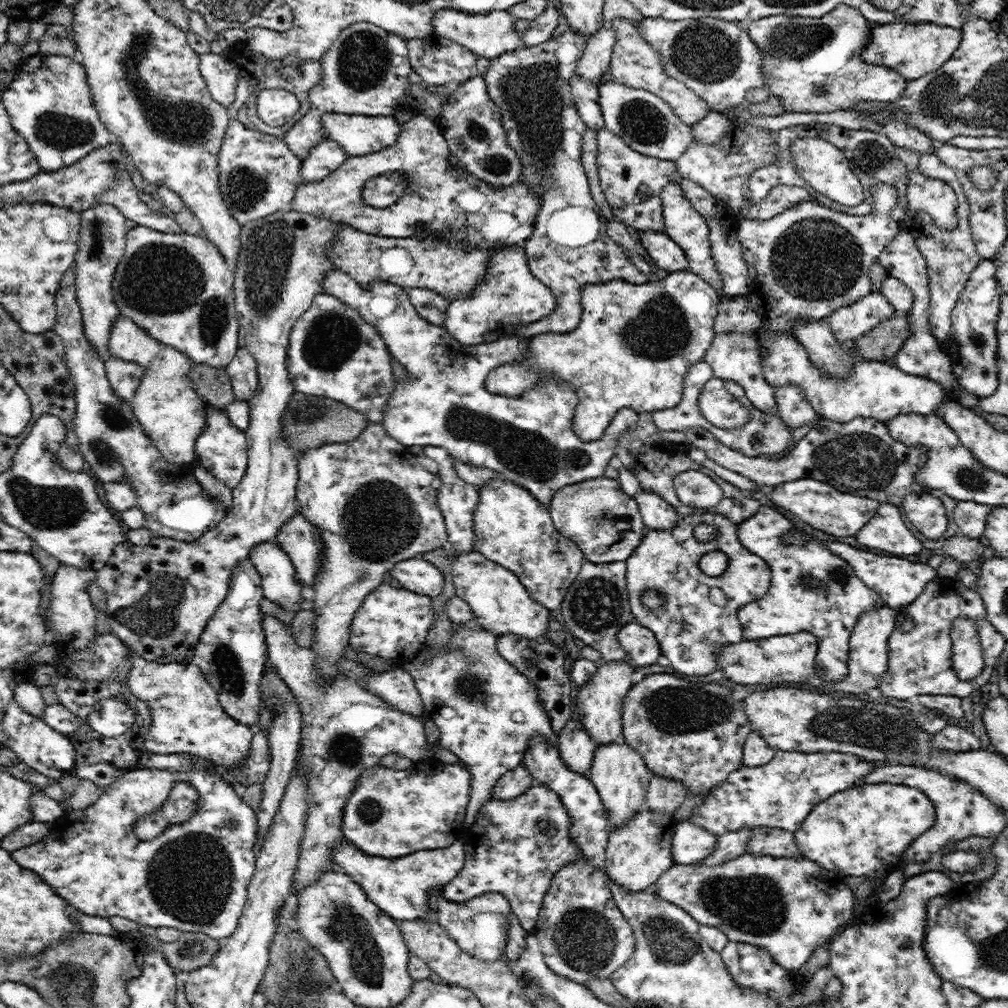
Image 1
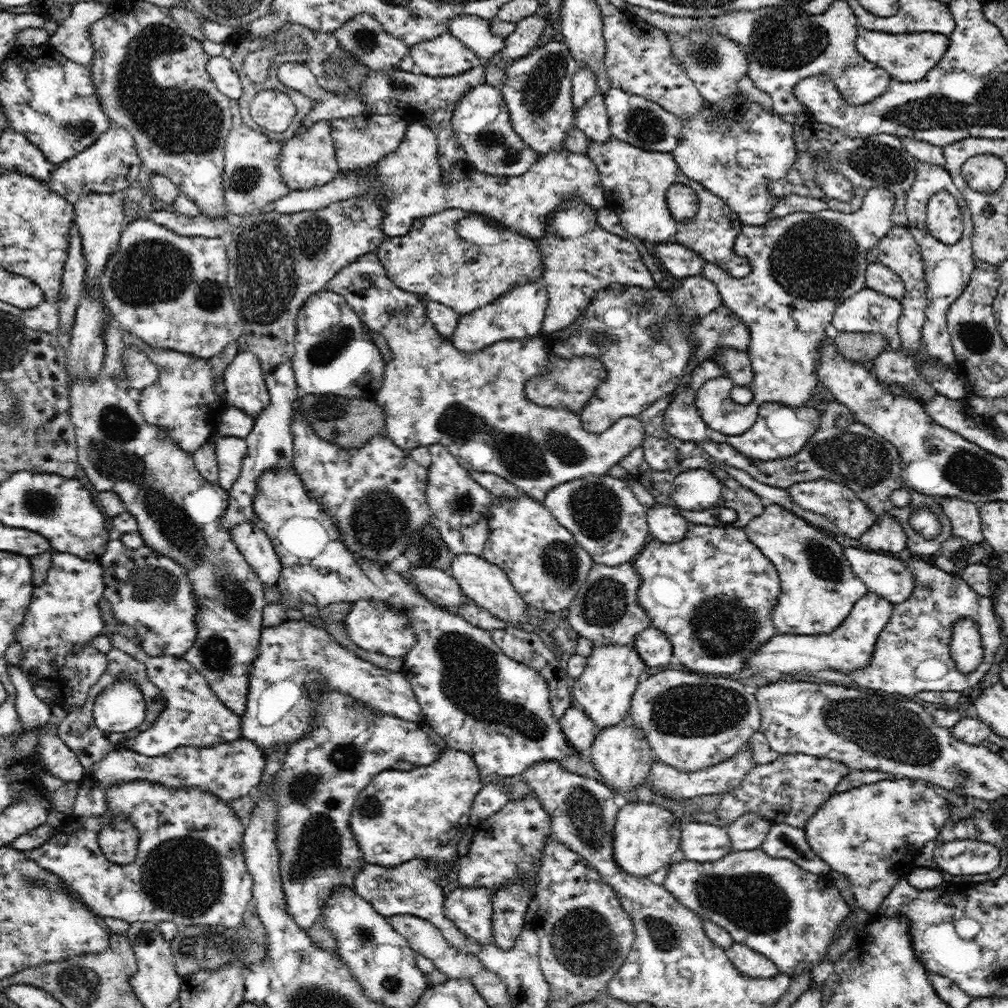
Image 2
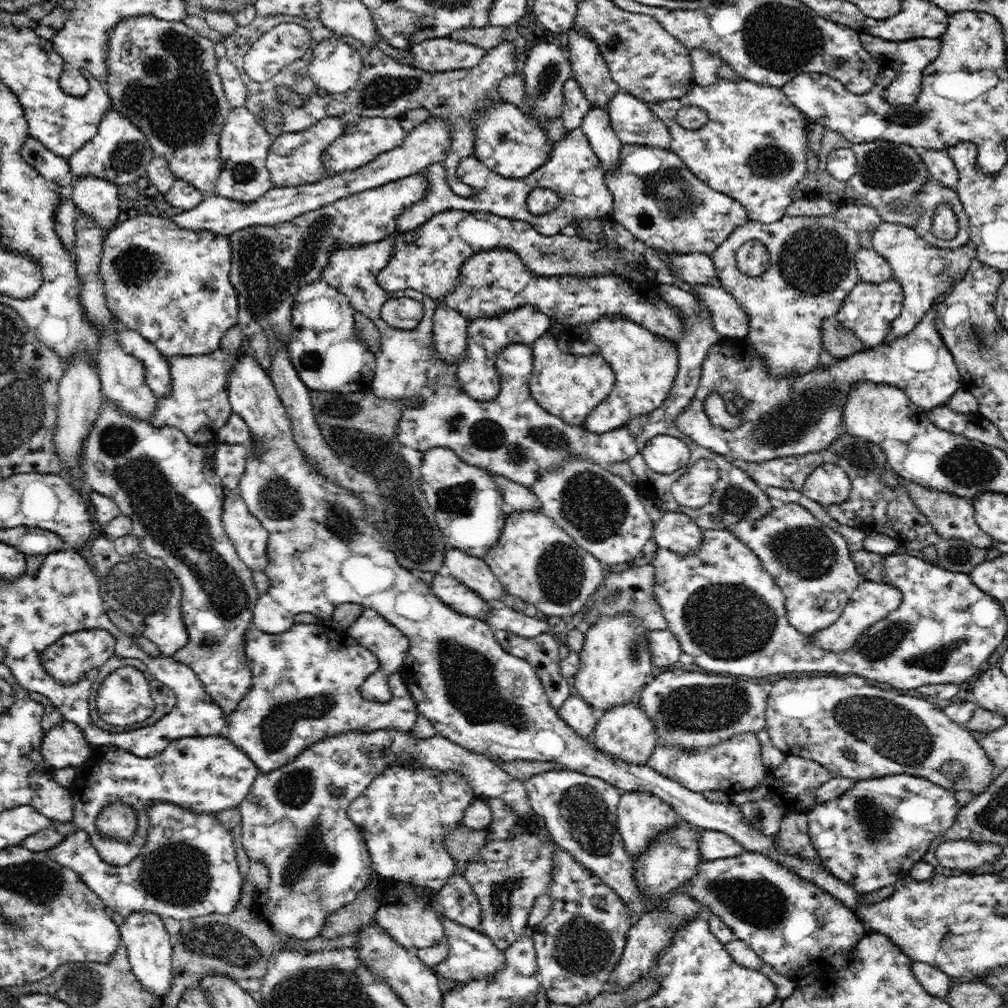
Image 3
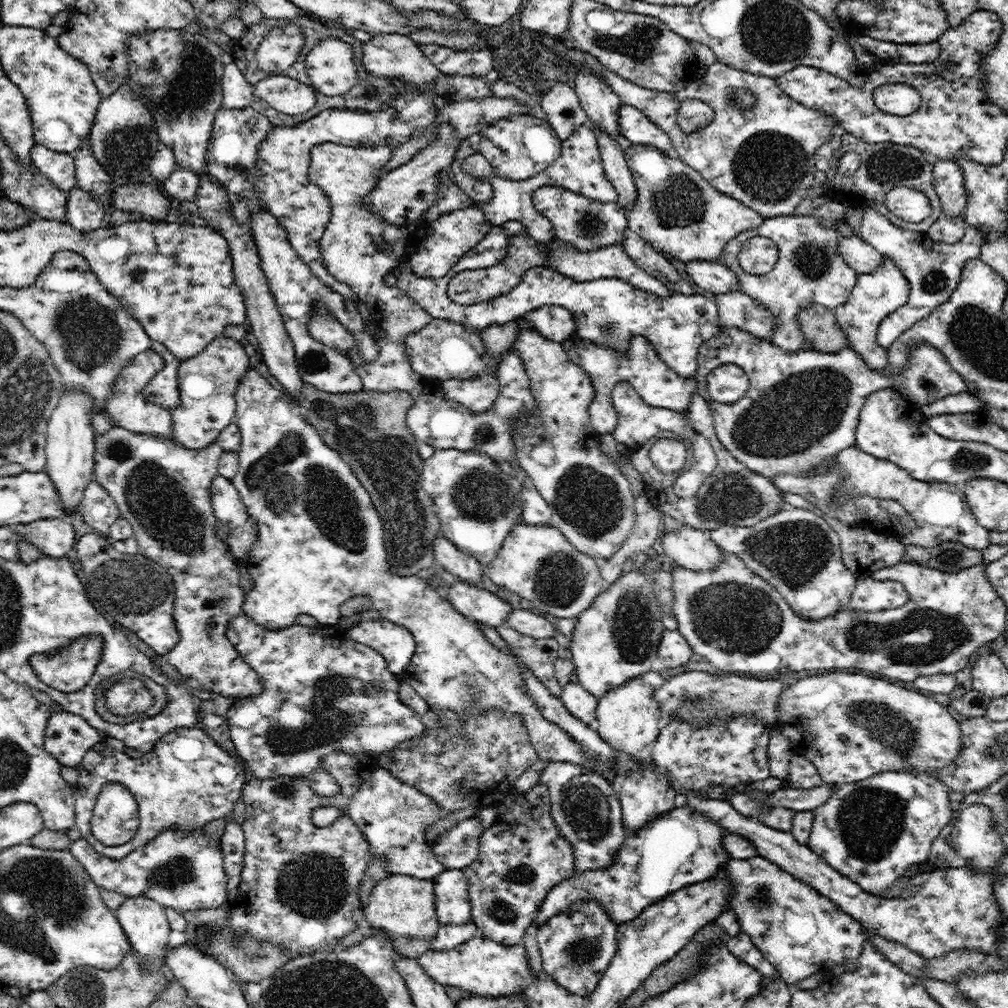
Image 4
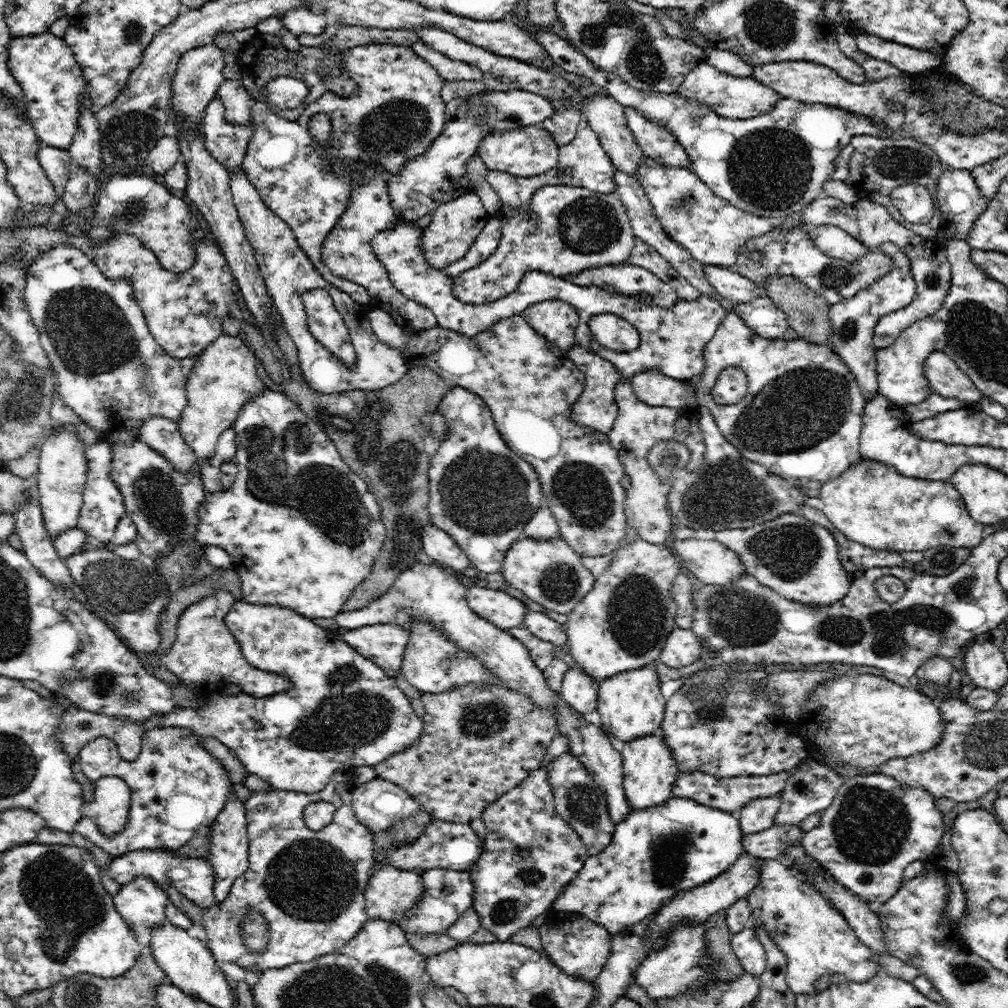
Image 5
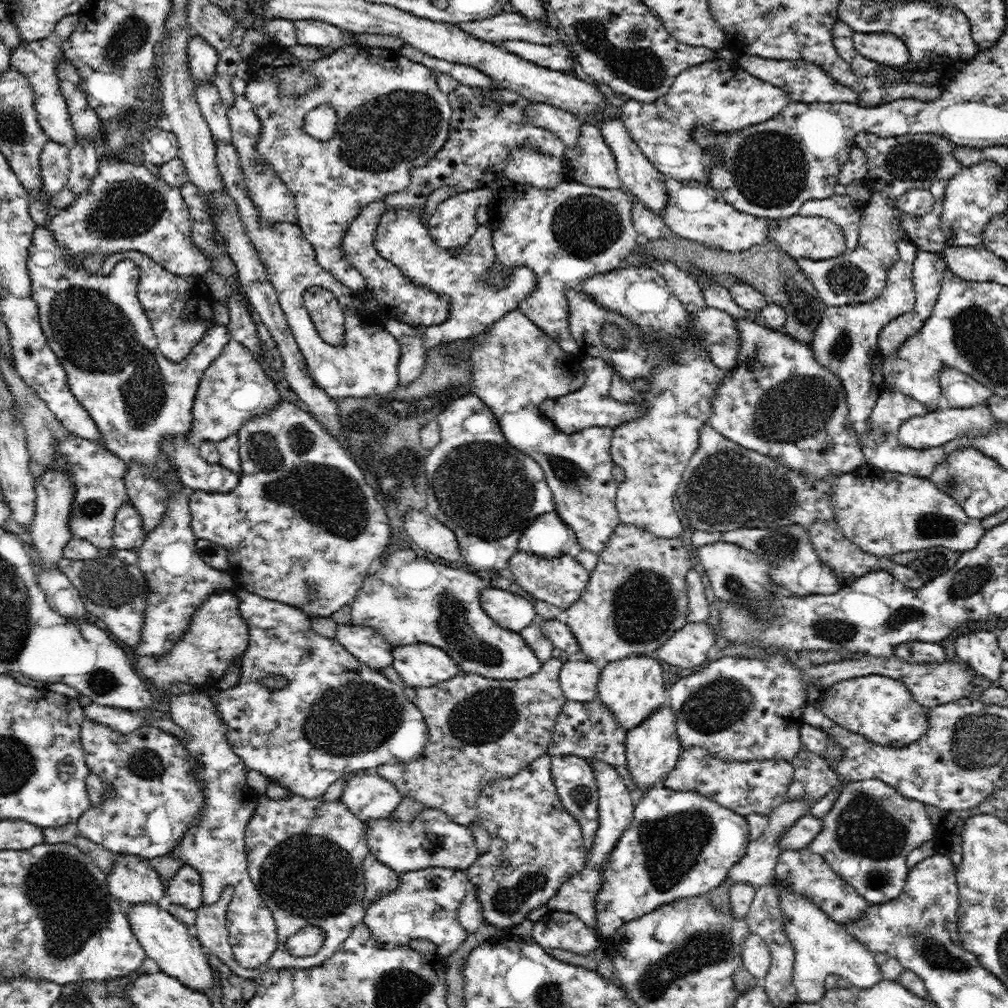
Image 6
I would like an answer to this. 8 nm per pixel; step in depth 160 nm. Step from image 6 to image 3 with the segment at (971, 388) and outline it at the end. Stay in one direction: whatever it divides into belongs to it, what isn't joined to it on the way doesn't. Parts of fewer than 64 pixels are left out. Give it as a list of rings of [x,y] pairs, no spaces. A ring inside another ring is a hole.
[[[946,294],[934,302],[931,310],[906,336],[888,345],[854,352],[832,366],[820,365],[802,377],[774,377],[746,337],[721,337],[718,344],[708,348],[695,397],[675,420],[678,430],[696,444],[726,456],[734,466],[744,468],[746,463],[764,463],[824,450],[844,431],[843,408],[853,384],[860,381],[897,386],[916,406],[927,411],[946,405],[962,384],[954,357],[942,342],[938,327],[934,326],[934,317]],[[711,392],[738,400],[739,404],[750,400],[749,407],[738,414],[742,417],[740,426],[726,430],[711,424],[704,410],[704,401]]]

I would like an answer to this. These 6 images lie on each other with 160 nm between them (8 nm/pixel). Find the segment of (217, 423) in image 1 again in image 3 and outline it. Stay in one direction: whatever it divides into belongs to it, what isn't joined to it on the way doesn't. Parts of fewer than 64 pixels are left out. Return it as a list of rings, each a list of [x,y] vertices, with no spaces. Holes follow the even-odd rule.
[[[217,444],[217,449],[213,452],[218,478],[225,488],[237,491],[240,476],[246,468],[247,444]]]

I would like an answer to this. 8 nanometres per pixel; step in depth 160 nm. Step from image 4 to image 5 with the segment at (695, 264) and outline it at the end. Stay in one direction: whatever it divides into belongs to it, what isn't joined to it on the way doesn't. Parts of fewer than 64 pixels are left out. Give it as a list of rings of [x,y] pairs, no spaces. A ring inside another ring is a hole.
[[[706,265],[704,271],[706,280],[718,295],[734,304],[744,304],[764,294],[755,282],[740,275],[733,267]]]

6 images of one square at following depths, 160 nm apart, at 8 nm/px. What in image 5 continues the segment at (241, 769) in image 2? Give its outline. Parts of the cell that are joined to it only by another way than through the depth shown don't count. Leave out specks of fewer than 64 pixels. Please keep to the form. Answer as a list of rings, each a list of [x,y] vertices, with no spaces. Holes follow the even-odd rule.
[[[166,727],[146,731],[142,735],[140,755],[138,759],[132,761],[121,758],[114,740],[99,736],[82,748],[76,762],[83,770],[83,774],[94,784],[104,776],[118,776],[129,787],[130,810],[128,810],[126,828],[122,832],[104,836],[95,821],[88,818],[80,819],[74,828],[75,832],[79,832],[94,845],[103,849],[111,858],[136,851],[147,851],[151,856],[176,851],[187,844],[198,831],[210,827],[218,813],[226,806],[226,796],[233,790],[228,770],[222,762],[218,758],[212,758],[212,754],[204,748],[201,738],[186,728]]]

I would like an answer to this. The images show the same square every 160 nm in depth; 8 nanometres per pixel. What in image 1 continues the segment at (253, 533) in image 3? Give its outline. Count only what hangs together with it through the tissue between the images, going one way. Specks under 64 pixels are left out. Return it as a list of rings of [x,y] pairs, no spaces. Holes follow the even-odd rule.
[[[262,542],[250,550],[249,558],[260,573],[265,598],[297,613],[301,609],[304,588],[282,547],[278,543]]]

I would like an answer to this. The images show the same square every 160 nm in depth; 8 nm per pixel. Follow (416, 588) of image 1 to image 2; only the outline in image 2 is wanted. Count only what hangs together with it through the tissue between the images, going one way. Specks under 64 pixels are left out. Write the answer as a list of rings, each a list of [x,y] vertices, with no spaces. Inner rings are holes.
[[[410,567],[410,576],[416,588],[441,607],[460,609],[468,600],[453,575],[436,567]]]

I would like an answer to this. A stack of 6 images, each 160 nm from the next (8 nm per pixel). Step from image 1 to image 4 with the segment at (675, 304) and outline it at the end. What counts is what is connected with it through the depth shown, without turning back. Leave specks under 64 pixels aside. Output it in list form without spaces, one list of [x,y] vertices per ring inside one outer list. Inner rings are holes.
[[[735,290],[728,294],[718,294],[715,300],[718,305],[720,327],[736,326],[748,331],[752,336],[770,338],[775,325],[774,317],[752,297]],[[576,333],[561,343],[569,359],[578,363],[578,367],[582,368],[593,381],[594,400],[588,408],[588,413],[590,413],[591,425],[601,435],[613,433],[617,425],[617,412],[611,394],[618,382],[630,383],[642,397],[642,400],[651,407],[661,407],[663,410],[679,413],[689,407],[693,392],[697,390],[696,381],[678,376],[672,368],[664,363],[664,360],[654,351],[654,347],[650,345],[648,339],[642,335],[631,336],[628,350],[623,357],[620,357],[610,347],[598,345],[588,339],[580,339]]]

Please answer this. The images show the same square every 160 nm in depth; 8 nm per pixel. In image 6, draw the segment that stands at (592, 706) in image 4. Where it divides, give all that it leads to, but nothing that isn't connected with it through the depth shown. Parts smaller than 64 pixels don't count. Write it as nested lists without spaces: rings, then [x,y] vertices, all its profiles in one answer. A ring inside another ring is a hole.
[[[570,661],[562,664],[558,682],[567,700],[590,702],[598,698],[597,682],[601,669],[592,661]]]

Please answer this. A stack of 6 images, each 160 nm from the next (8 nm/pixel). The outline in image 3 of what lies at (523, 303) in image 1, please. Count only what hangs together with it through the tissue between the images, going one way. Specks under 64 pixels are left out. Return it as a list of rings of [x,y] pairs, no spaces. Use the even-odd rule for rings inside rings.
[[[522,306],[506,314],[470,320],[467,328],[467,353],[454,367],[457,380],[464,387],[464,391],[476,400],[489,401],[496,398],[501,387],[495,363],[497,354],[512,343],[532,344],[551,328],[551,324],[552,318],[534,310],[532,306]]]

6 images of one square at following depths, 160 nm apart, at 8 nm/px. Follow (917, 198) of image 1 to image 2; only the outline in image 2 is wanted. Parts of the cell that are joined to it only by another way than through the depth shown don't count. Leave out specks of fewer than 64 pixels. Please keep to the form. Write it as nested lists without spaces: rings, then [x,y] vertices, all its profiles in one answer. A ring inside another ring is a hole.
[[[945,190],[935,192],[925,212],[928,230],[943,244],[956,244],[963,234],[963,211],[957,200]]]

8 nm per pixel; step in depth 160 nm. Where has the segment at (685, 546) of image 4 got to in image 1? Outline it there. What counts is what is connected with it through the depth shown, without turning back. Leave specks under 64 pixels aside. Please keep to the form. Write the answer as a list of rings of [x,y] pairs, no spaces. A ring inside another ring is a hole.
[[[641,490],[633,496],[638,503],[640,515],[646,530],[672,530],[680,519],[678,513],[662,496],[648,490]]]

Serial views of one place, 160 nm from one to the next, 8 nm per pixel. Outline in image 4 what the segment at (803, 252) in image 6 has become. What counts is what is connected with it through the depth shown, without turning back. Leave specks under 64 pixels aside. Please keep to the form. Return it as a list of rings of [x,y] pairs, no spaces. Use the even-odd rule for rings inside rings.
[[[860,236],[844,237],[837,243],[837,252],[850,269],[860,274],[872,273],[879,268],[883,257]]]

